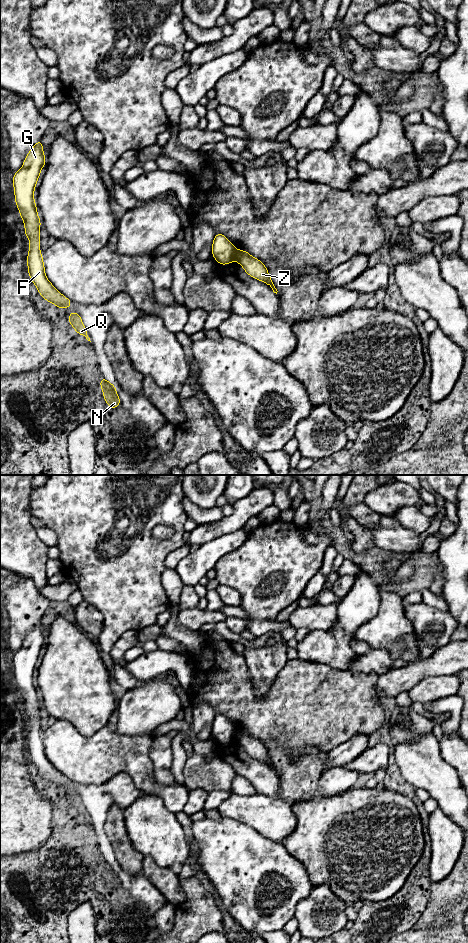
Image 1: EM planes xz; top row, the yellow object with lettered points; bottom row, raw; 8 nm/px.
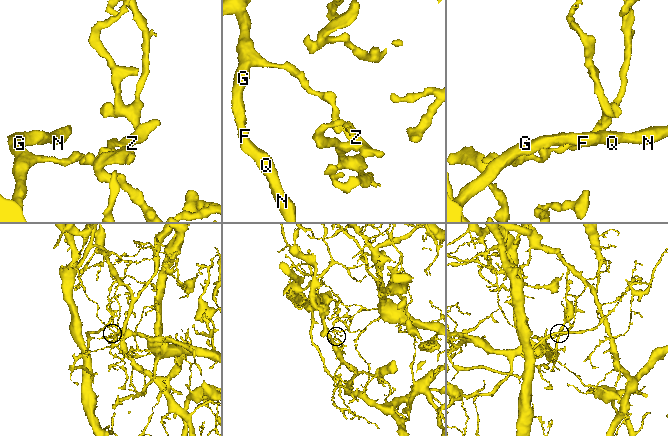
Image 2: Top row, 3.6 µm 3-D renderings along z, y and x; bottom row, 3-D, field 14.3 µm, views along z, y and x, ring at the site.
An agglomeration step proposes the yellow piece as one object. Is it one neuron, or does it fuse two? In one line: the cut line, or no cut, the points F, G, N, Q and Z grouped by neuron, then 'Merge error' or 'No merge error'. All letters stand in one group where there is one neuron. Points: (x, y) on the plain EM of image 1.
Split along xz (236, 730), (234, 738). Groups: F G N Q / Z. Merge error

